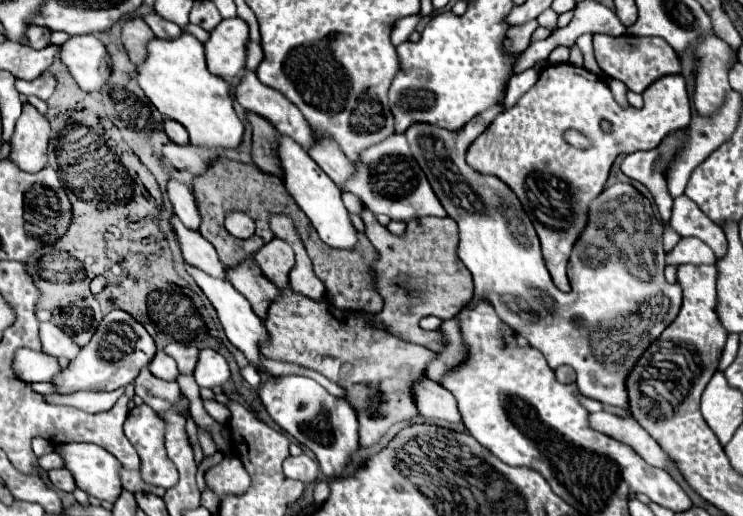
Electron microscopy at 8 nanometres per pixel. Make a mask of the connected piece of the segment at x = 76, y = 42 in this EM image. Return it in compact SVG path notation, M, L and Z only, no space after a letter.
M72 36L60 46L60 60L84 92L96 94L110 78L106 48L96 36Z

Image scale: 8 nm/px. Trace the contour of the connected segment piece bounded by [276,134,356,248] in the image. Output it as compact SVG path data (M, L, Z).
M278 134L276 142L278 142L278 166L282 170L282 182L288 190L288 194L300 206L300 210L308 216L308 220L316 228L318 236L332 248L354 248L356 246L356 228L352 226L348 210L342 204L340 188L334 186L334 182L330 182L330 178L326 178L326 174L322 174L322 170L318 170L318 164L292 138Z

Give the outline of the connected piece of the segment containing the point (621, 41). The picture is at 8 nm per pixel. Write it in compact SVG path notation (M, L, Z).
M594 34L594 58L598 66L610 76L624 82L634 92L644 92L654 80L666 74L680 74L680 62L666 40L648 40L642 36L608 36Z

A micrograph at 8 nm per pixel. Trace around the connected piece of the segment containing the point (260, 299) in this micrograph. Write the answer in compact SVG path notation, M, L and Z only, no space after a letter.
M242 260L238 266L226 268L226 278L248 298L256 316L264 320L270 302L278 298L278 290L274 290L274 284L268 278L262 278L258 264L252 260Z

